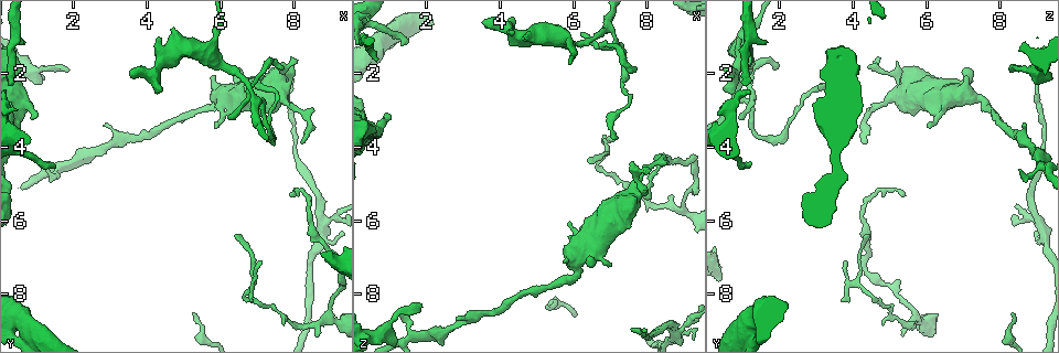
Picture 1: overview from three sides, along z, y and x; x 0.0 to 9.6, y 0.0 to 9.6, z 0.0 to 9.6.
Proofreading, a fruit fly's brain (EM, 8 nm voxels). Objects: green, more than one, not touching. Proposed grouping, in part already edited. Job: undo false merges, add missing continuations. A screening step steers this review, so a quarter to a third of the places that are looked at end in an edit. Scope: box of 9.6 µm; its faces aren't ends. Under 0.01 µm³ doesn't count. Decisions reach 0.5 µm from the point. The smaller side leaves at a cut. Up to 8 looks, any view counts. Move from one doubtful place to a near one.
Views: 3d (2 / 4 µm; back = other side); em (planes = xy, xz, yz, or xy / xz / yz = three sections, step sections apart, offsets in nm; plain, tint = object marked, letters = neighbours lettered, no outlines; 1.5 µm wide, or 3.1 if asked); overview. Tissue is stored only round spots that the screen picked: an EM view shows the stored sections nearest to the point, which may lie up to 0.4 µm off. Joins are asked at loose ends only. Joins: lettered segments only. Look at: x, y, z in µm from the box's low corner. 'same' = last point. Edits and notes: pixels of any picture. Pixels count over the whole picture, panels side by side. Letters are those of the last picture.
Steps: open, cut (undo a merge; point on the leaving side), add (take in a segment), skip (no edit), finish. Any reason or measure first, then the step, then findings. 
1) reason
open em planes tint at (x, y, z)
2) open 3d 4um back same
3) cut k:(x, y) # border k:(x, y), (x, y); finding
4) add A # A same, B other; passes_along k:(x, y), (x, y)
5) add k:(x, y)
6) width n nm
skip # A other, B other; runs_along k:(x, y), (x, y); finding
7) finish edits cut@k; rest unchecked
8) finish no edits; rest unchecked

an open end
open em xy step 4 letters at (6.85, 8.20, 3.70)

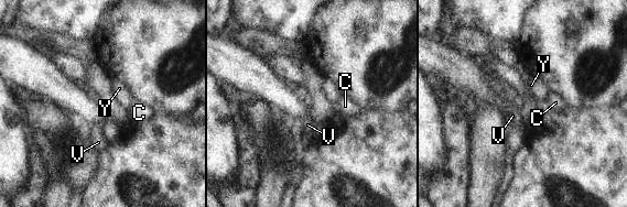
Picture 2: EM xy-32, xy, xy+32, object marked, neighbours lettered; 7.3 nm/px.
another direction
open em planes letters same

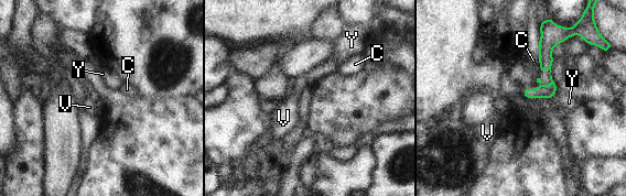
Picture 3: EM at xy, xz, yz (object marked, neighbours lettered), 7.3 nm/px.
width 90 nm
skip # C other, V other, Y other; border 3:(556, 90), (552, 98); none of them fits

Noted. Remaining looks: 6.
three arms meet
open em planes tint at (8.70, 6.00, 9.10)

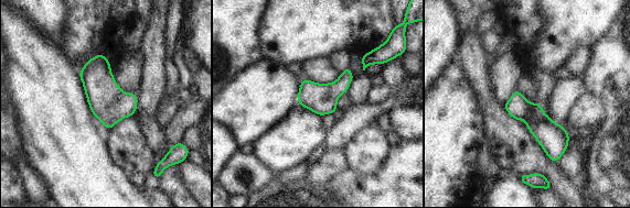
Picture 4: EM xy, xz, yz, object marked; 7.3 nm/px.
see the neighbours
open em planes letters same

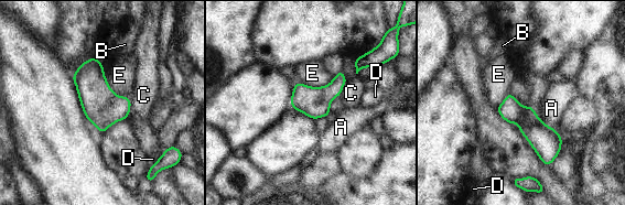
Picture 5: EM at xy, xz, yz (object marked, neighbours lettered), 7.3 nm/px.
width 220 nm
skip # A other, B other, C other, D other, E other; continuous, no second neuron

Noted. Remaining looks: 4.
tapers out
open 3d 2um at (1.50, 4.55, 1.15)

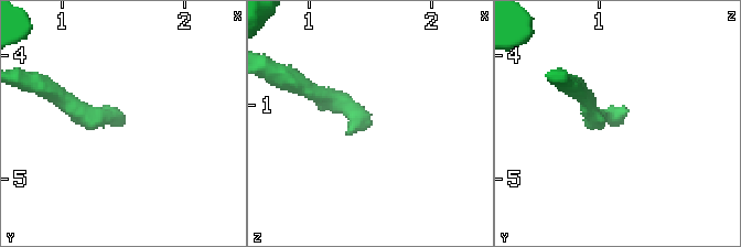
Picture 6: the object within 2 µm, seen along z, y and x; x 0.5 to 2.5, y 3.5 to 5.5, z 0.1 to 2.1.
open em planes plain at (1.52, 4.54, 1.16)

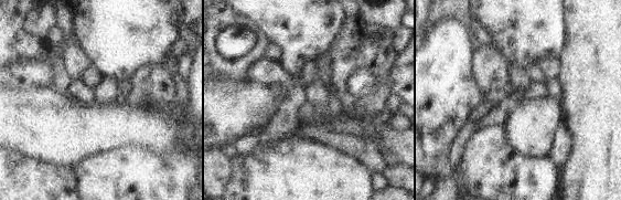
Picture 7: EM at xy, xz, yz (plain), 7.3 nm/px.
what lies round it
open em planes letters same

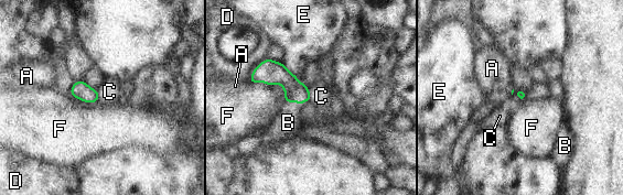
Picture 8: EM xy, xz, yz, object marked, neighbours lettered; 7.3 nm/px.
add B # A other, B same, C other, D other, E other, F other; passes_along 8:(276, 73), (294, 101), (288, 122); it goes on there

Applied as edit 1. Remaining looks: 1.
finish edits add@8; rest unchecked

